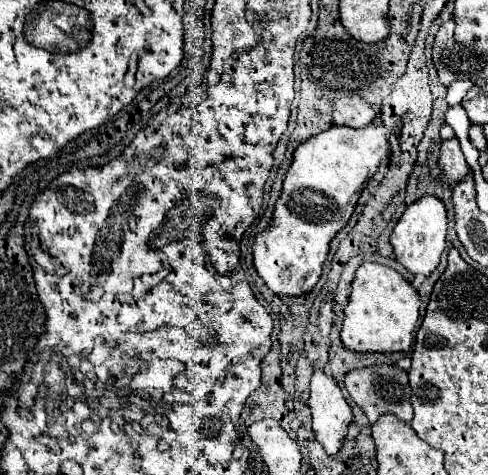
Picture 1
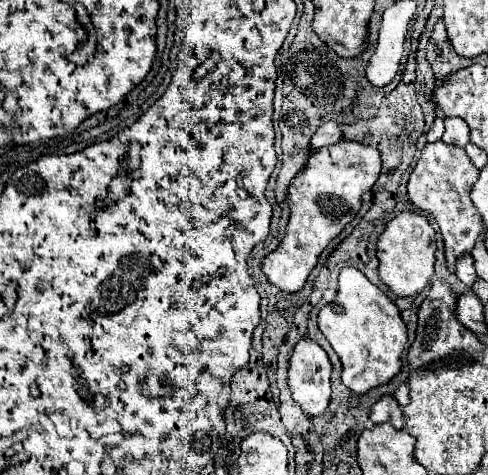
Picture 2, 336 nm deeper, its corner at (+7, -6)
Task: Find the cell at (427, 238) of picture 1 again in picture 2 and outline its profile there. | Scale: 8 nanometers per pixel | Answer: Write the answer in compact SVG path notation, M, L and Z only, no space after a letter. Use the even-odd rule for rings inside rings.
M403 212L395 216L383 230L377 242L379 278L399 298L415 296L427 288L433 276L435 264L435 230L425 216L415 212Z

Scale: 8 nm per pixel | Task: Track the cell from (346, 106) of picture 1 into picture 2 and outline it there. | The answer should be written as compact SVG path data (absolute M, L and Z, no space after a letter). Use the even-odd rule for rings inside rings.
M325 122L325 124L319 126L317 132L313 134L313 138L311 138L311 148L313 148L313 150L319 150L319 148L323 148L323 146L333 146L333 144L337 144L341 138L343 138L343 136L341 136L339 124L337 124L337 122Z

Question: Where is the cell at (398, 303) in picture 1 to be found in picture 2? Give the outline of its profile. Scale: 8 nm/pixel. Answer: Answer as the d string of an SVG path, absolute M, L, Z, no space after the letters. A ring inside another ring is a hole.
M347 266L341 270L337 296L319 310L317 322L343 364L341 378L351 392L365 394L371 388L391 382L401 372L403 348L407 342L405 322L401 320L395 302L391 302L357 268Z

